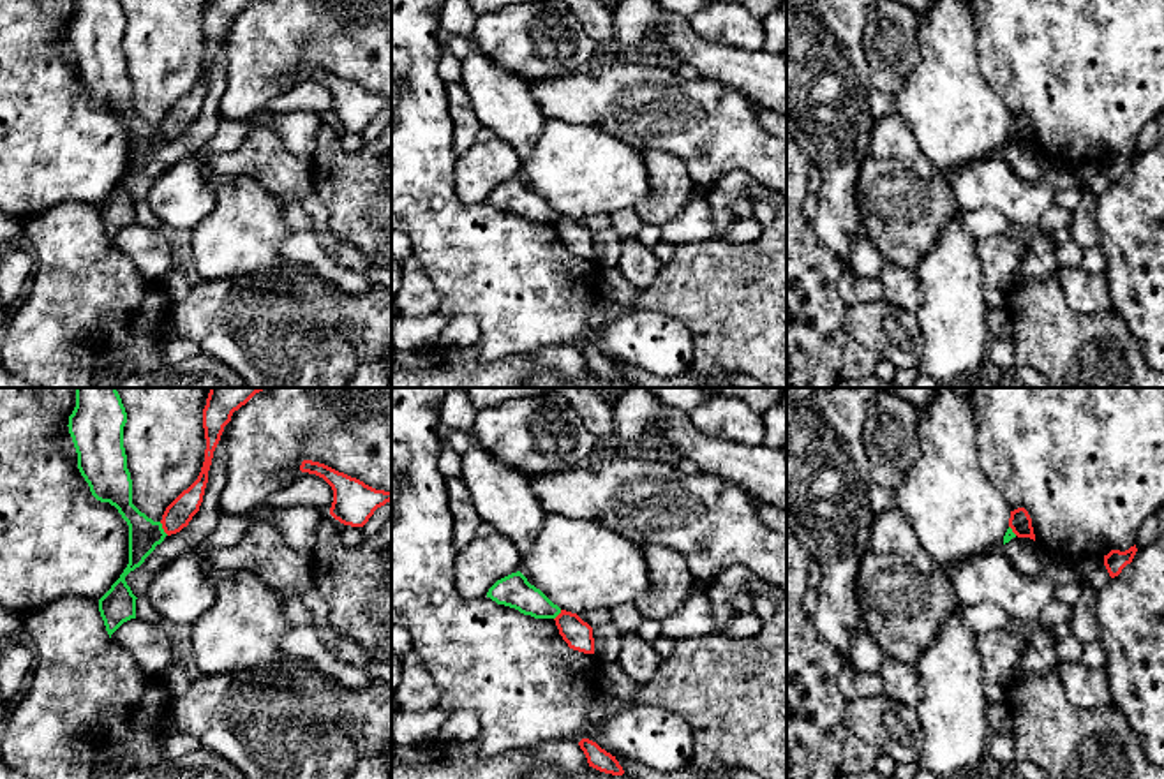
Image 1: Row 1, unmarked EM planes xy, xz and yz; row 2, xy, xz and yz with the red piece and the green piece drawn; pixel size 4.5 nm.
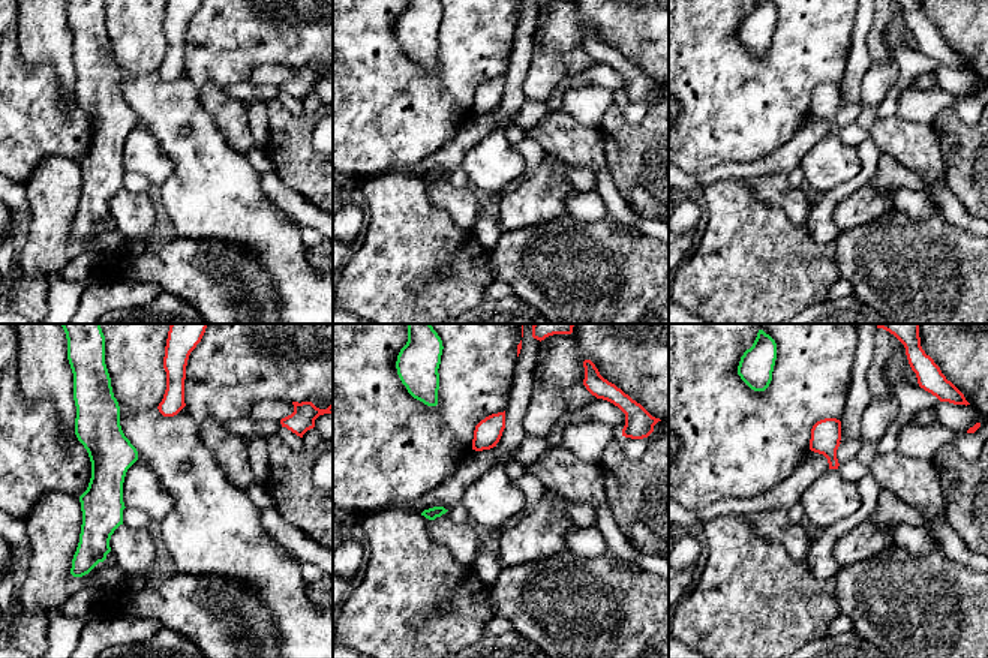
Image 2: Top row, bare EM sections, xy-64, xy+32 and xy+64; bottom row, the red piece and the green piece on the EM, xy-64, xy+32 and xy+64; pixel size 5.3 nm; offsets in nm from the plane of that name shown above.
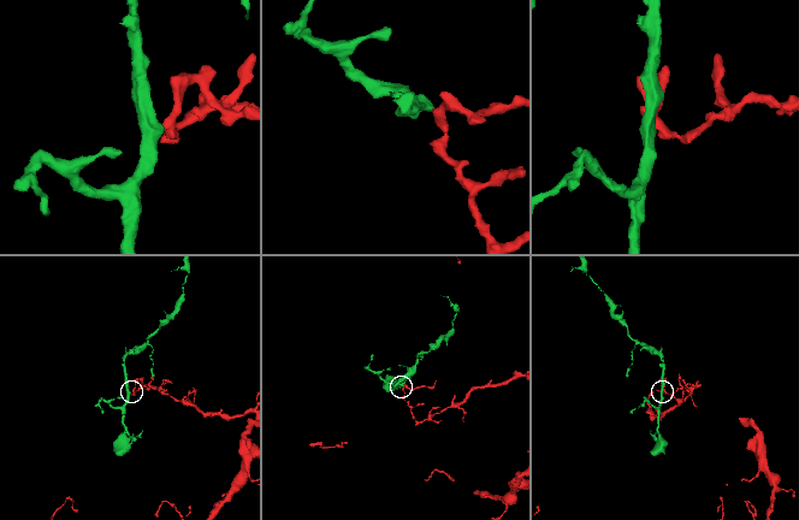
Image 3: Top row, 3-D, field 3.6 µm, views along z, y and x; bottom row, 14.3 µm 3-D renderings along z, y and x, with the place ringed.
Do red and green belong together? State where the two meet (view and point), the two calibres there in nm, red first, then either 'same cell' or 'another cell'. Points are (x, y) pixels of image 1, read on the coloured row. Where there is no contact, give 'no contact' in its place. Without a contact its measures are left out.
meets red in xy at (163, 527); 120 nm thick on the red side, 150 nm on the other; another cell

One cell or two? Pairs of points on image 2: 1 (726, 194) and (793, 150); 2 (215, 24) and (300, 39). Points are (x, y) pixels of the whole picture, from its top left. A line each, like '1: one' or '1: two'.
1: two
2: one

